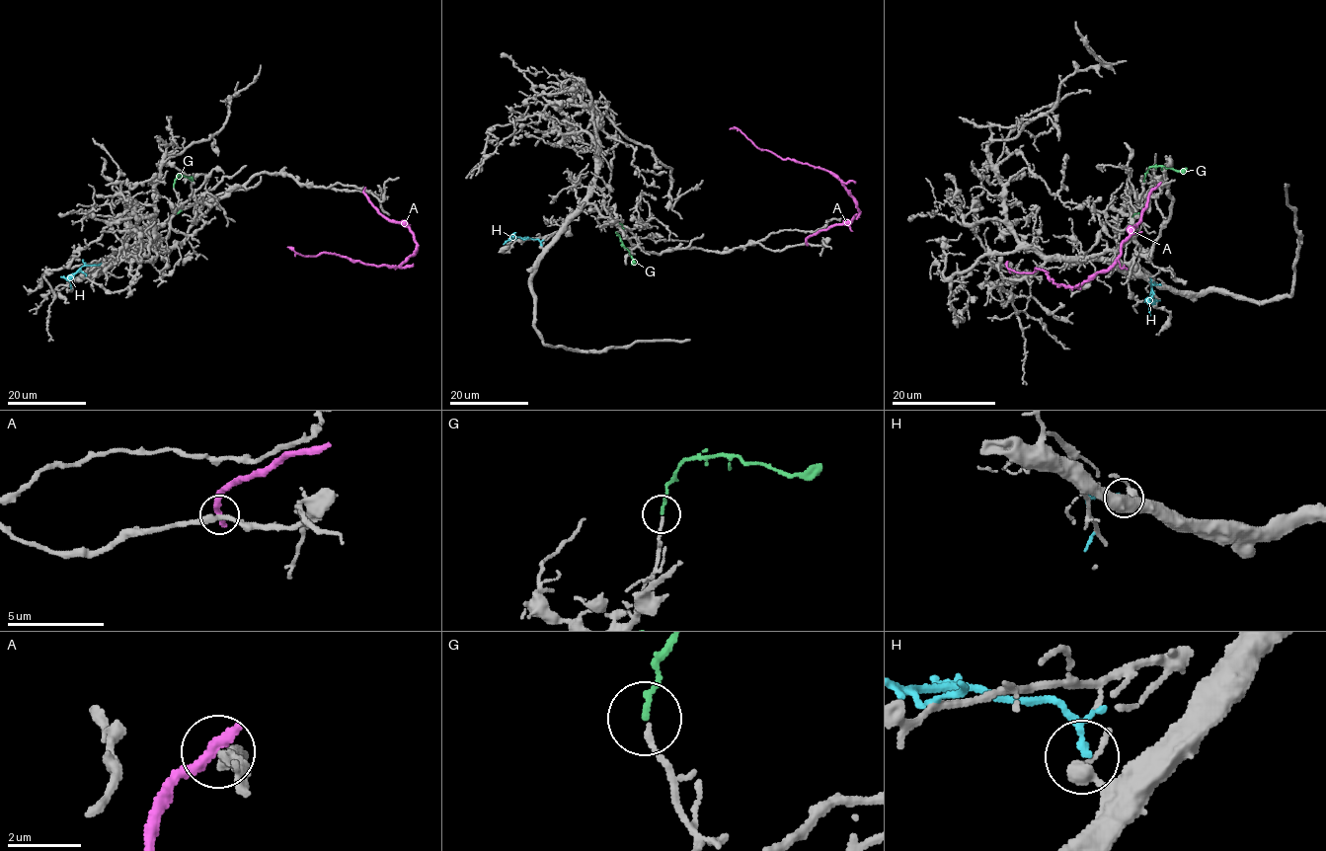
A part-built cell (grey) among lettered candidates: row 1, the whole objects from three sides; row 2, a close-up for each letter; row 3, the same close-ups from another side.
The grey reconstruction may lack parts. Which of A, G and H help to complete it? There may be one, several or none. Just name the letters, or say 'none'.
none

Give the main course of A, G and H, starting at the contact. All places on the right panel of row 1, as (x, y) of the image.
A: (1158, 186), (1118, 258), (1078, 284), (1055, 284), (1036, 268), (1032, 272), (1018, 272), (1007, 267), (1008, 261)
G: (1143, 182), (1145, 173), (1153, 166), (1179, 170), (1187, 168)
H: (1161, 284), (1151, 284), (1150, 297), (1154, 301), (1159, 300)

